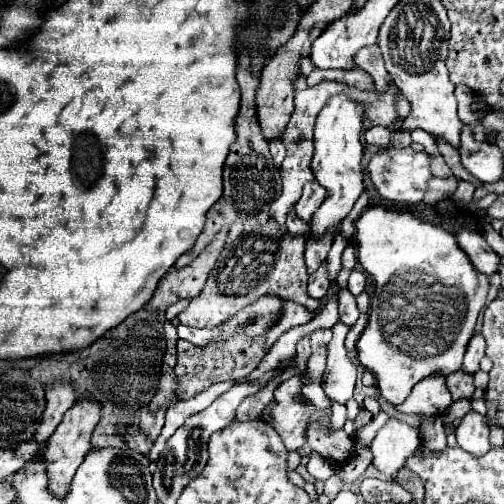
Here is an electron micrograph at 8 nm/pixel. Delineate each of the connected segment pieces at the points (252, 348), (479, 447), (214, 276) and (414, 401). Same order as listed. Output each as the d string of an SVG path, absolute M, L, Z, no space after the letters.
M273 320L271 326L265 330L265 334L261 334L257 338L249 338L245 334L231 334L227 338L211 340L207 346L195 346L187 340L177 340L177 366L173 368L175 382L177 382L175 396L179 400L191 400L193 396L203 392L211 384L235 380L235 378L251 374L257 368L257 364L261 362L261 358L265 356L267 332L275 326L277 326L277 320Z
M469 410L461 424L455 430L457 434L457 444L471 452L473 456L483 456L489 452L491 444L489 444L489 428L487 428L487 420L483 414Z
M267 222L267 226L259 228L259 232L253 232L249 236L245 236L243 240L235 240L231 246L227 246L221 254L221 258L217 260L215 268L211 270L205 288L201 290L201 294L197 298L193 298L189 302L189 306L179 314L181 324L189 326L189 328L215 328L221 322L225 322L227 318L235 316L239 310L243 310L243 306L249 306L251 302L255 302L255 298L267 296L267 294L275 294L283 300L295 300L303 306L307 306L309 310L317 310L319 308L319 300L311 298L307 294L307 266L305 266L305 236L289 236L285 230L281 230L279 226L275 226L273 222Z
M433 374L431 378L423 378L415 384L411 396L397 406L397 410L405 414L421 414L435 416L443 414L451 404L451 392L445 386L445 378L441 374Z

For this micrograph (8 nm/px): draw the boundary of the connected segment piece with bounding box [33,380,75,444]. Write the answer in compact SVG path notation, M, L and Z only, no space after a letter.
M69 380L55 382L55 386L47 386L47 408L43 412L41 424L33 436L35 442L47 442L47 438L55 432L59 426L63 414L73 406L75 402L75 388Z

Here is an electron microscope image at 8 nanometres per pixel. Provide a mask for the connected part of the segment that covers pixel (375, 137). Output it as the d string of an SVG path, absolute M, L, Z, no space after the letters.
M371 126L365 132L365 140L367 144L375 144L375 146L389 146L389 130L385 126Z

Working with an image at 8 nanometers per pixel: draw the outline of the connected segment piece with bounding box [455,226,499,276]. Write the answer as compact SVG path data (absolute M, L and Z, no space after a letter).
M457 228L455 232L455 238L461 246L461 250L469 256L469 260L473 262L473 266L483 272L483 274L493 274L499 266L499 254L491 250L491 246L485 242L485 238L477 232L477 230L471 230L471 228Z

